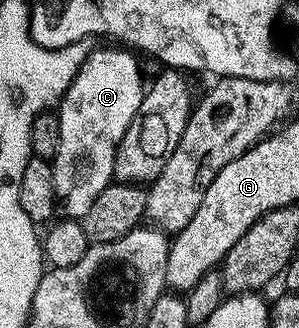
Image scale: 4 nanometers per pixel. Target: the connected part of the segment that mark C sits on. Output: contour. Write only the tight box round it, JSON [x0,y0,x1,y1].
[50,48,146,220]

